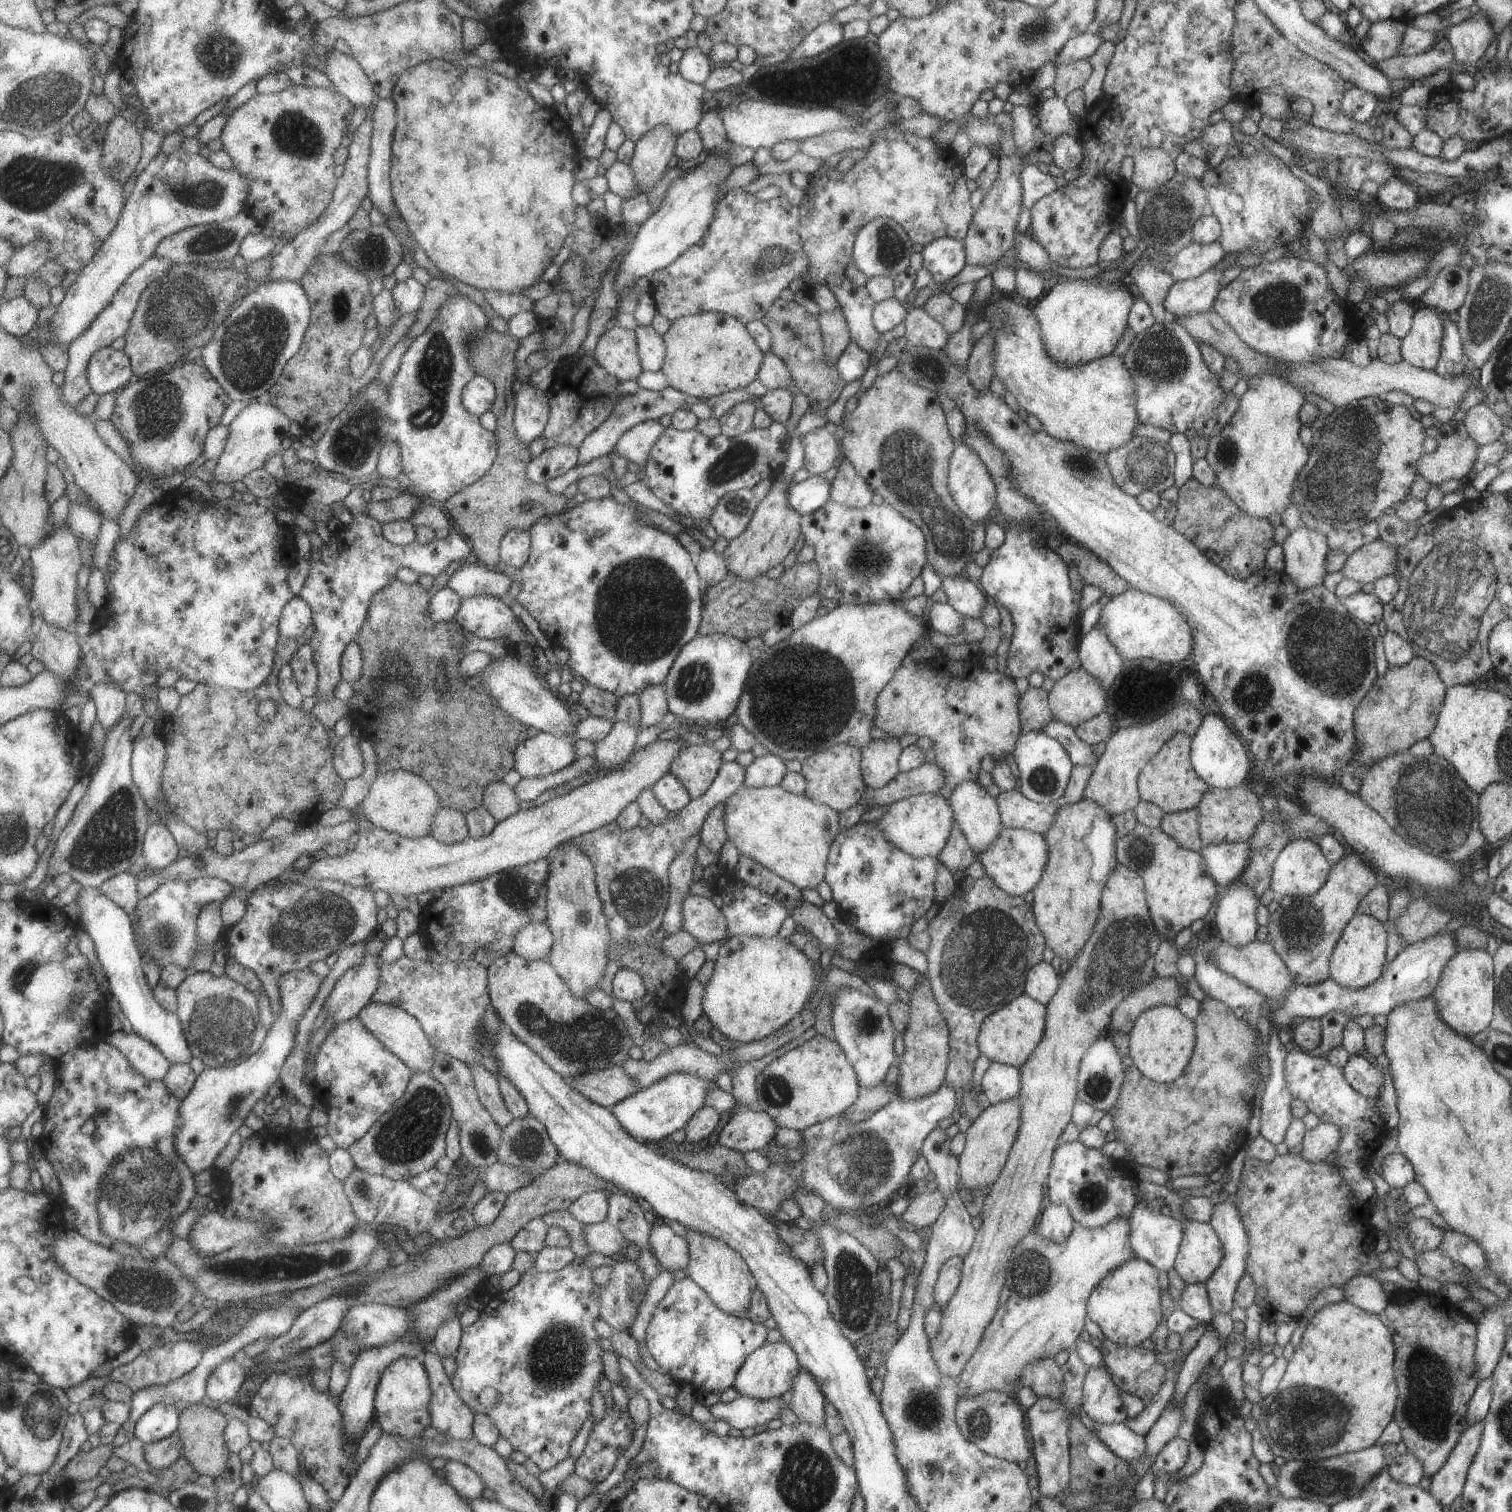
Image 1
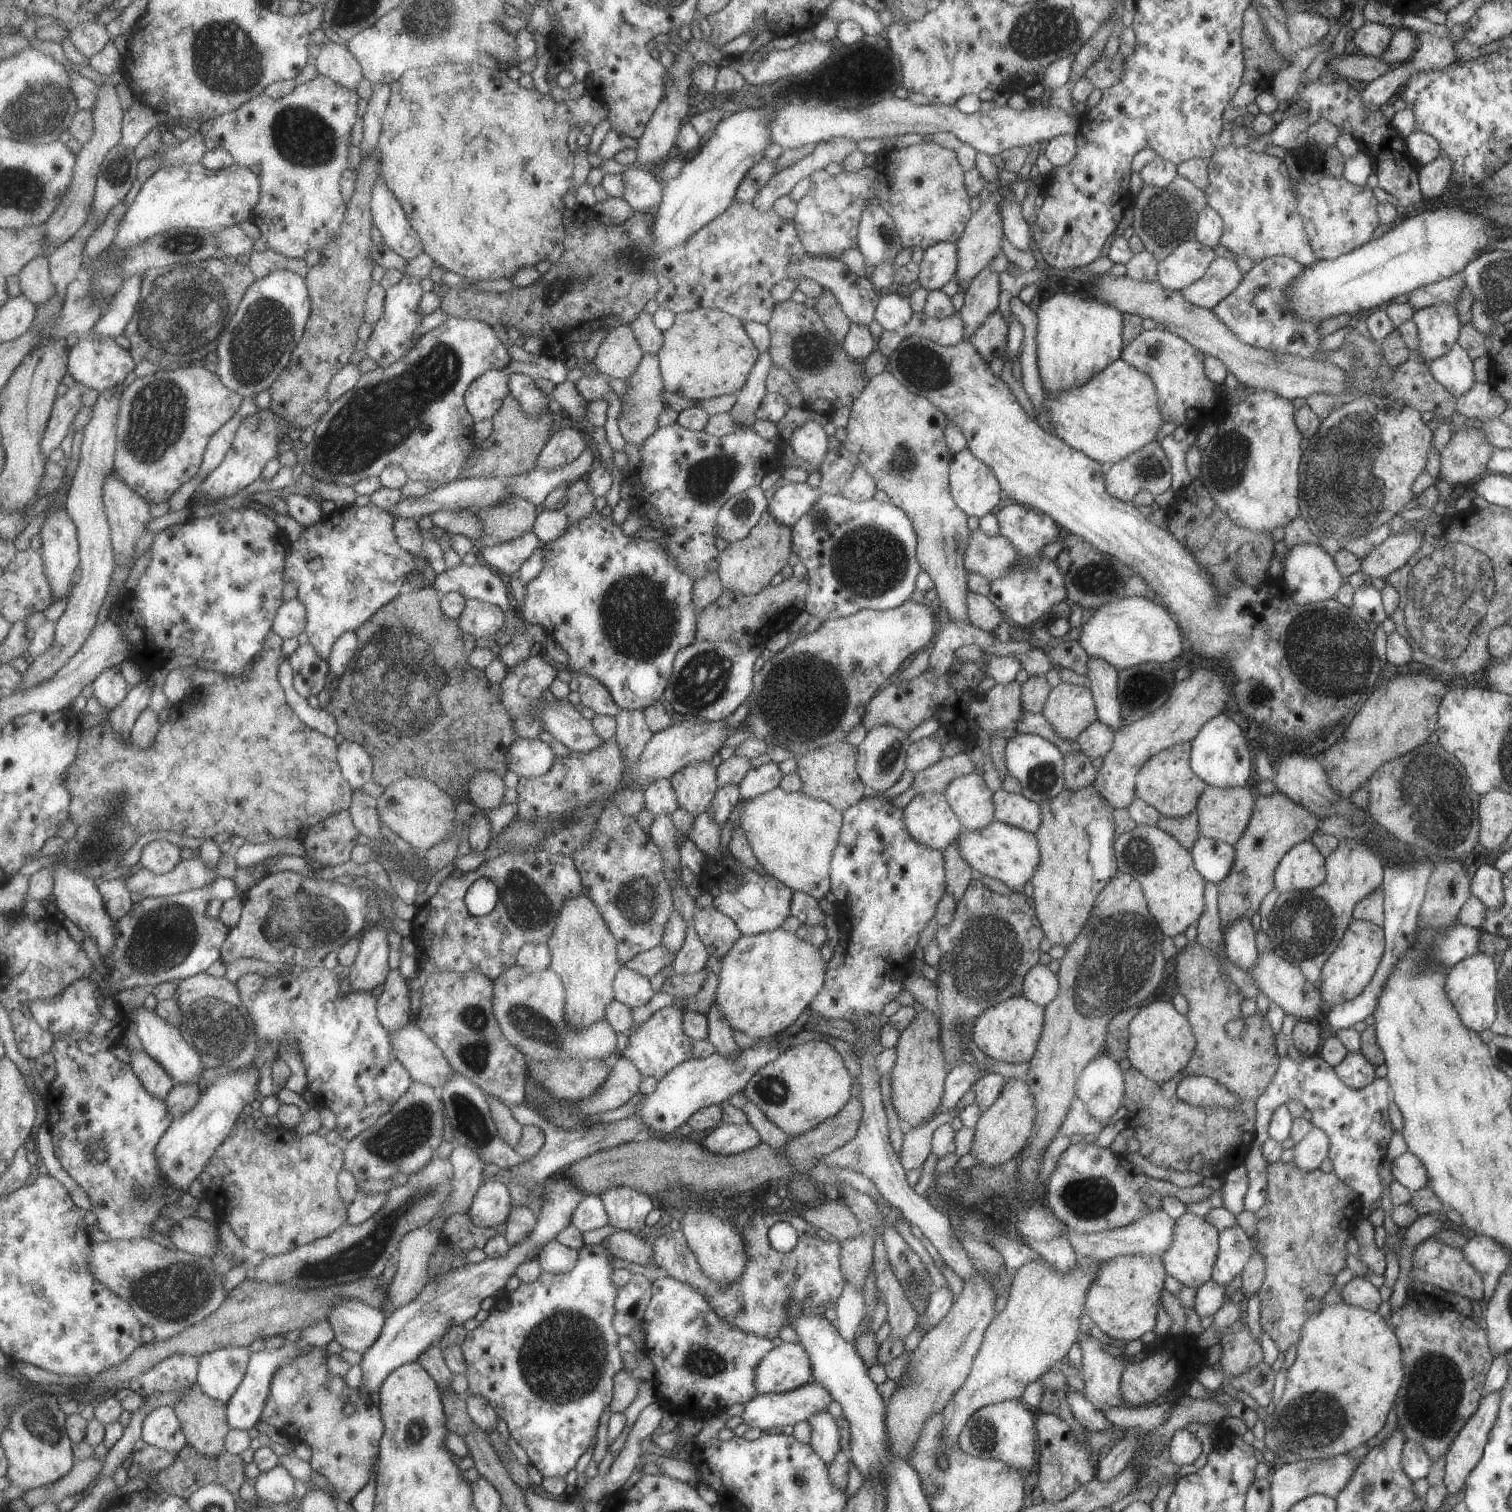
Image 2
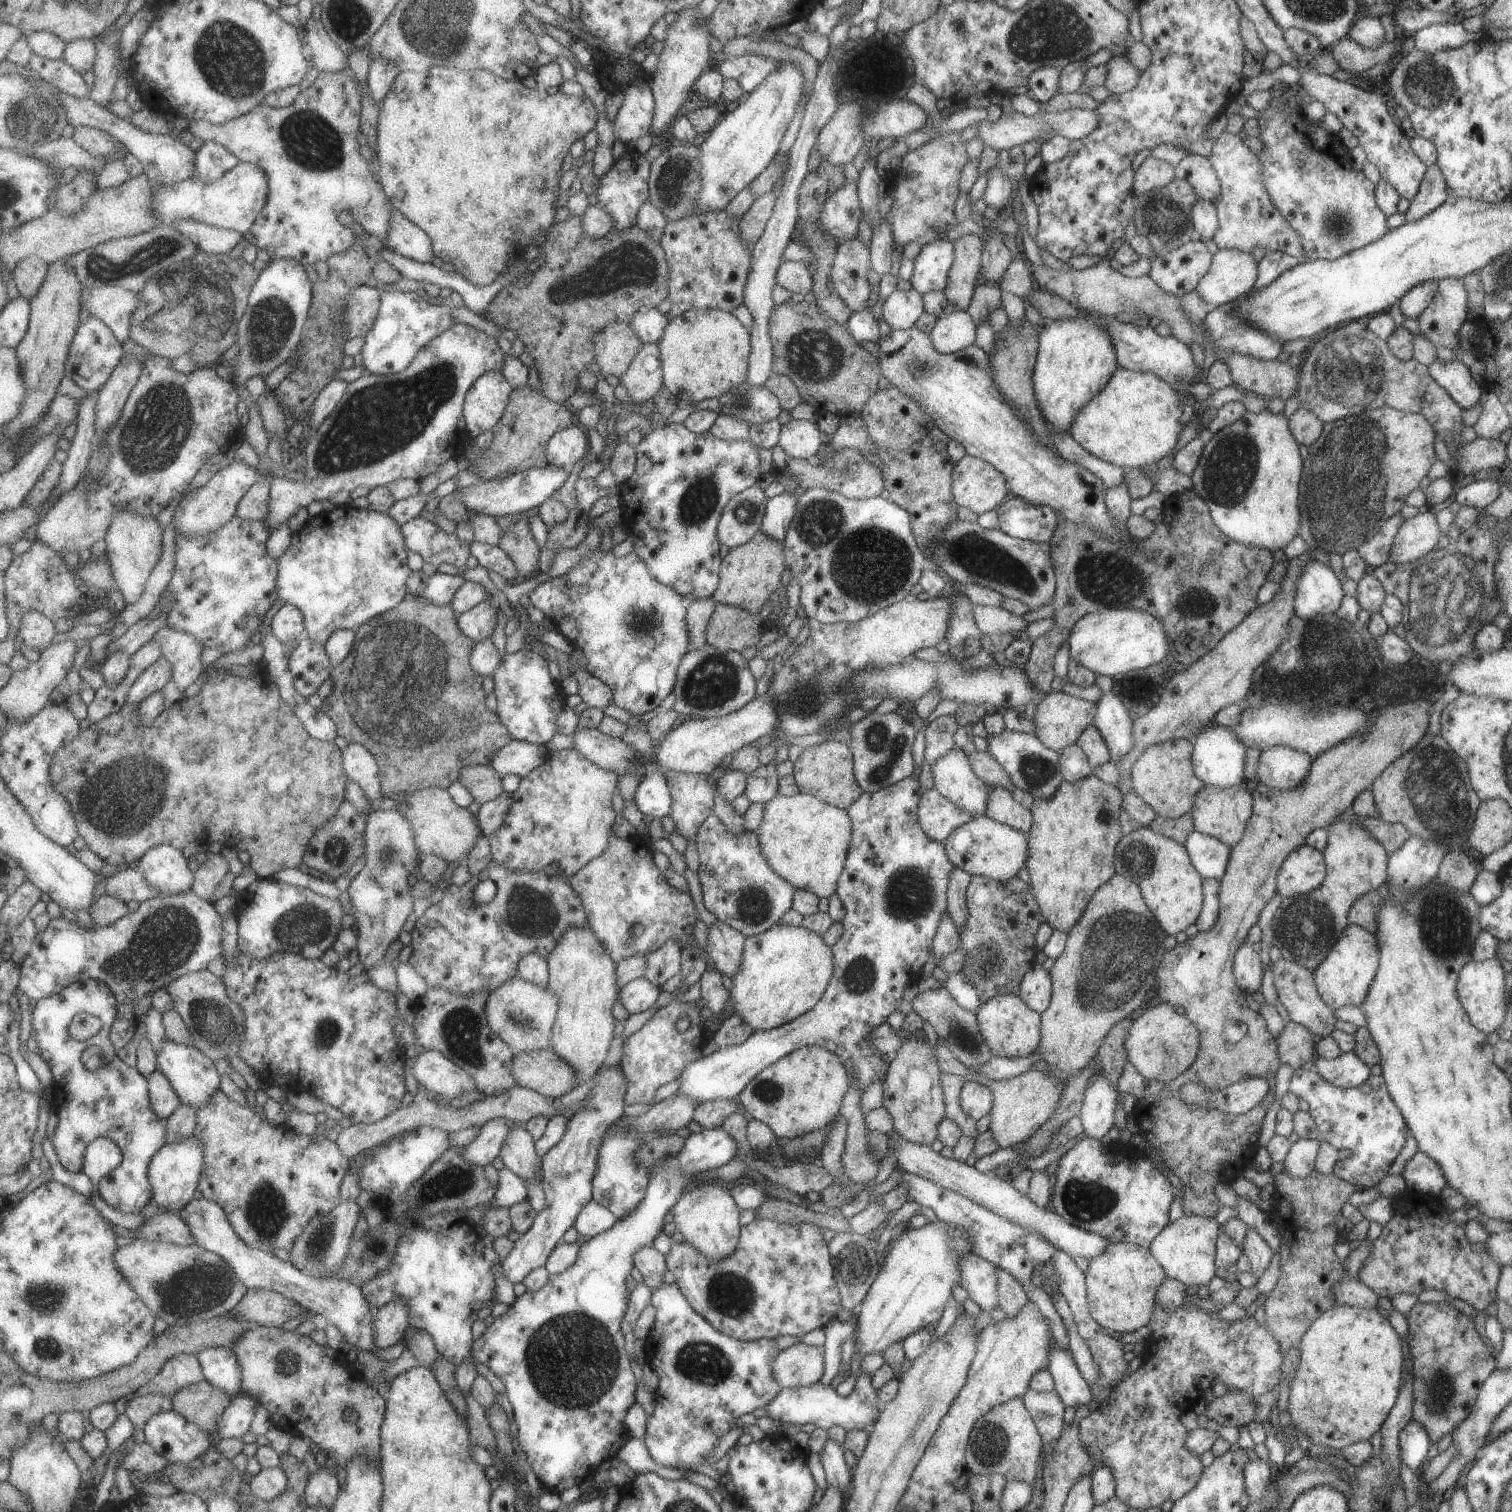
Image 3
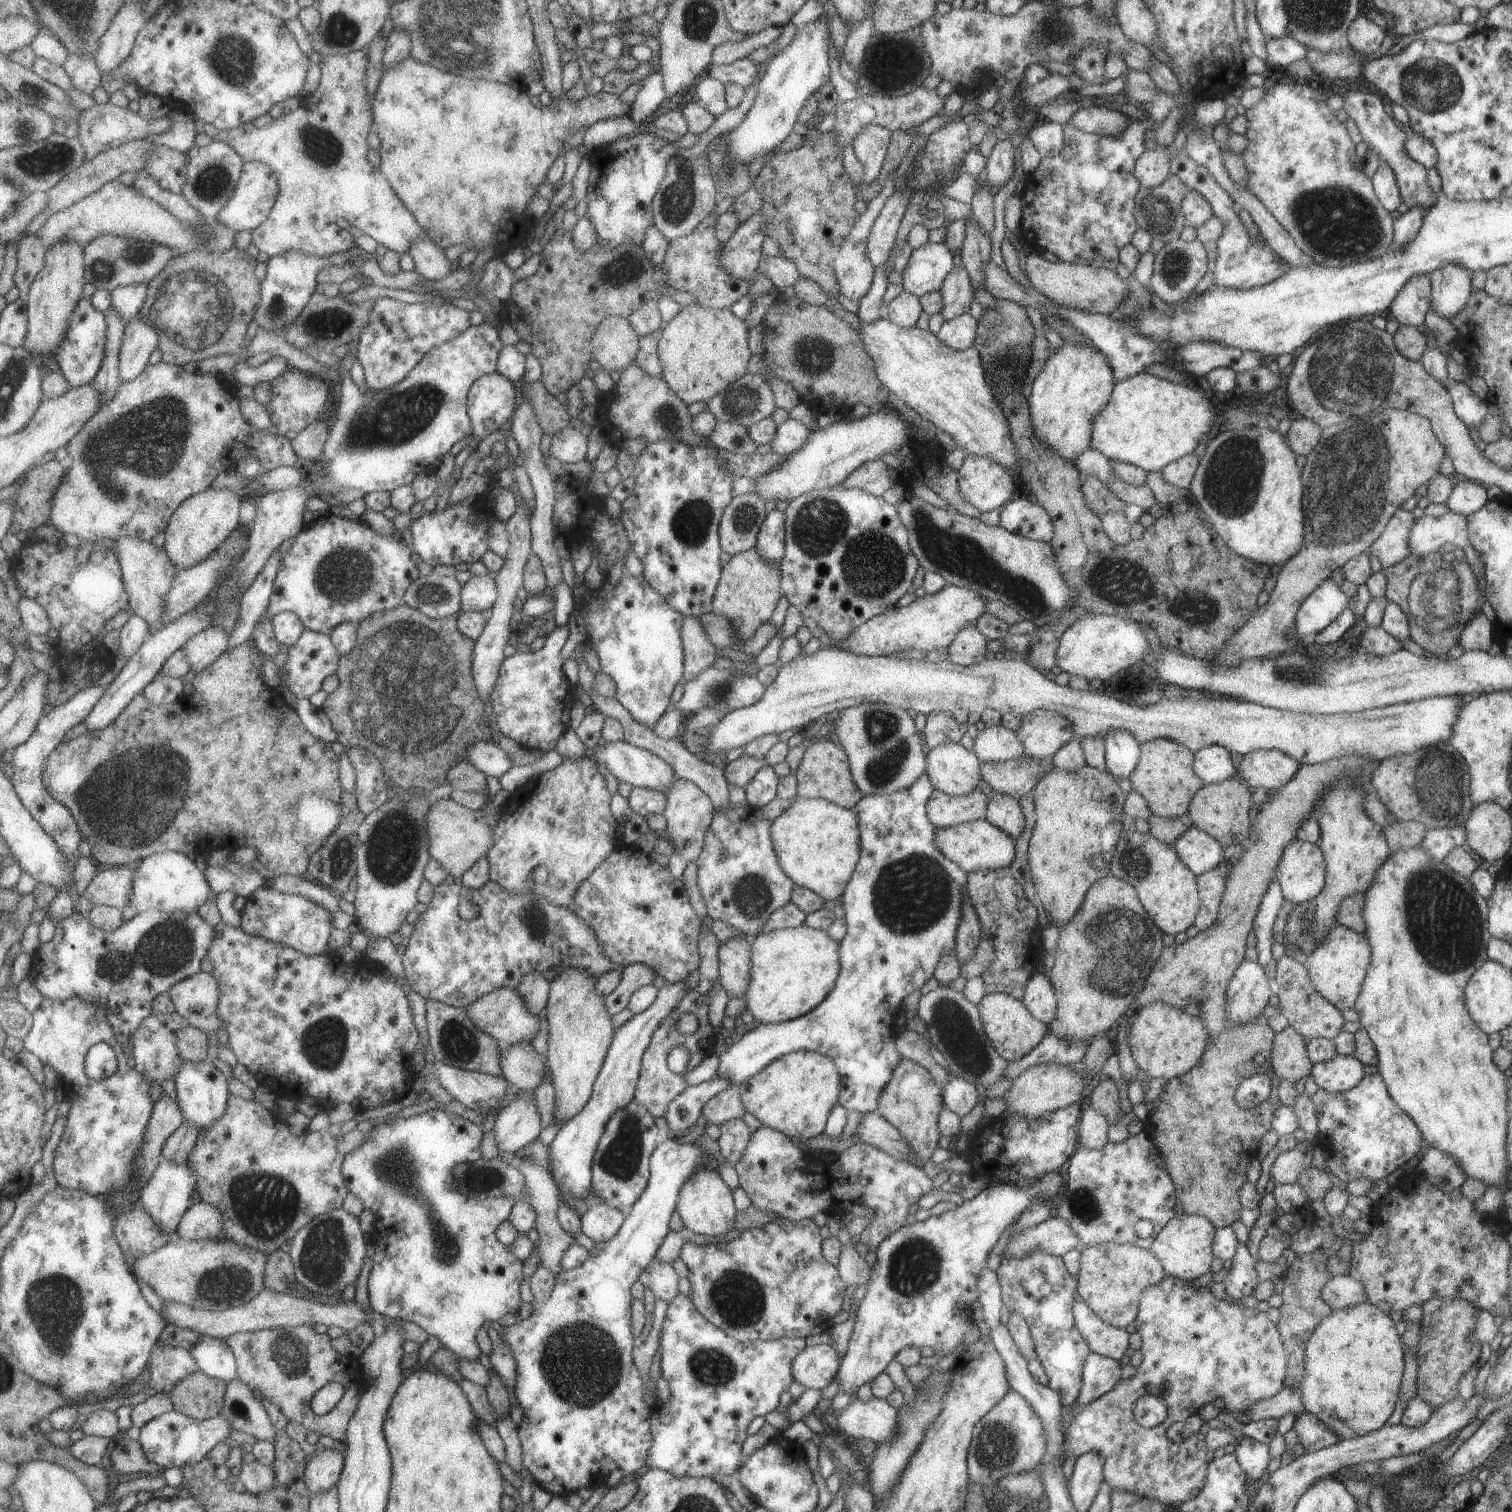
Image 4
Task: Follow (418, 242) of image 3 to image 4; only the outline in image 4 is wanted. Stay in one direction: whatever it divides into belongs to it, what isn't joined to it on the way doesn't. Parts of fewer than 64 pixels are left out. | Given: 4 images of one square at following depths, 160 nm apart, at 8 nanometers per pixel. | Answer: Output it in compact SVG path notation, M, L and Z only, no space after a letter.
M433 240L414 244L409 254L415 262L415 268L429 281L446 279L457 266L447 258L444 248Z

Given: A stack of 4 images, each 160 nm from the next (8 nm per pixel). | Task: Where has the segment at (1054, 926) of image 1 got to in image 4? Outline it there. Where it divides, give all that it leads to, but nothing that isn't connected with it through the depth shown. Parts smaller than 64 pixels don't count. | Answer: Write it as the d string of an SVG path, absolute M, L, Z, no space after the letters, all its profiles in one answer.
M1087 764L1074 771L1053 766L1030 792L1035 814L1027 849L1031 882L1034 884L1037 899L1057 927L1065 924L1078 911L1084 894L1095 881L1112 875L1109 865L1122 831L1125 815L1122 804L1126 799L1126 793L1121 791L1115 780L1107 770L1100 771Z

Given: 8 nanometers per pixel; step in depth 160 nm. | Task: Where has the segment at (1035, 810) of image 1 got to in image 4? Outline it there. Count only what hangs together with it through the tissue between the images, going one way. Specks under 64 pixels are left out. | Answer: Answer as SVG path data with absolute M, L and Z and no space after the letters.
M995 793L988 798L984 819L1013 840L1023 832L1025 826L1019 803L1003 793Z

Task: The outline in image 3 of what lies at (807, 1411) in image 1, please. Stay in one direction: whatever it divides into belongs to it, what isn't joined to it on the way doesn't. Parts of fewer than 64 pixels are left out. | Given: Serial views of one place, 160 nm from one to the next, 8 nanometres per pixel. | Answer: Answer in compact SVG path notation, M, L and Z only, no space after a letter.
M826 1440L819 1457L827 1485L843 1493L845 1506L845 1500L847 1500L847 1494L852 1484L852 1471L843 1459L843 1448L830 1440Z

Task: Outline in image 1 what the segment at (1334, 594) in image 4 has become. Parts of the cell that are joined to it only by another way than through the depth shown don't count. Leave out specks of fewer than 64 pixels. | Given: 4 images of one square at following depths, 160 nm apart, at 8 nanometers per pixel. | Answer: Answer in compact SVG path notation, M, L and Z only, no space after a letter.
M1302 525L1283 539L1280 544L1284 556L1285 574L1301 590L1322 585L1326 569L1328 547L1325 536Z

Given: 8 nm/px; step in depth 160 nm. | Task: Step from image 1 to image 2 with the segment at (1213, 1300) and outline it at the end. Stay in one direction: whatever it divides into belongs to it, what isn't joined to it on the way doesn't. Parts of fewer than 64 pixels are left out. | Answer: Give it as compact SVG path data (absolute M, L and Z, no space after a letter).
M1239 1225L1218 1231L1218 1251L1210 1274L1211 1280L1227 1285L1242 1271L1251 1252L1251 1239Z

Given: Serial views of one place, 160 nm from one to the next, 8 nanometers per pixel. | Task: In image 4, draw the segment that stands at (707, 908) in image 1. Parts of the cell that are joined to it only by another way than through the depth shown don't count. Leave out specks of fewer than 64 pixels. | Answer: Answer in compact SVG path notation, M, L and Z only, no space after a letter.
M736 936L718 944L718 981L729 999L744 998L750 983L751 949L749 939Z

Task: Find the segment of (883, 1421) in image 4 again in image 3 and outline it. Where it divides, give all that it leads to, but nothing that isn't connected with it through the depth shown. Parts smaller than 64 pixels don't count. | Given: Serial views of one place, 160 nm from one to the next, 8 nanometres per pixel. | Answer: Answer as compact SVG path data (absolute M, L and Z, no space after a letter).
M861 1373L846 1395L838 1395L829 1385L819 1385L818 1382L808 1387L783 1387L764 1408L767 1410L766 1416L778 1420L780 1424L782 1422L801 1425L811 1423L825 1430L831 1426L841 1426L845 1431L871 1429L881 1412L881 1404L876 1390L870 1383L870 1375Z

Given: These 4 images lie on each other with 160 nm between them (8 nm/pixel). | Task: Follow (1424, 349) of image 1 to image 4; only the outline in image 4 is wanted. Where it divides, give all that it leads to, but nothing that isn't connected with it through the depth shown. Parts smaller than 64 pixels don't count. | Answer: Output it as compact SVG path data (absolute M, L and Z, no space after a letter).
M1451 262L1430 273L1430 305L1437 315L1451 320L1463 308L1472 291L1471 272Z

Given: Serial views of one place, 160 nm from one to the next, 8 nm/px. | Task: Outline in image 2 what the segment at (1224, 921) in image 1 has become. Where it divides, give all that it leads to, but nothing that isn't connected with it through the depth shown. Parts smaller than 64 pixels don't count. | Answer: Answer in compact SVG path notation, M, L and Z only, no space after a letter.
M1247 919L1234 920L1222 930L1226 957L1233 966L1249 971L1258 958L1253 939L1255 932L1250 921Z

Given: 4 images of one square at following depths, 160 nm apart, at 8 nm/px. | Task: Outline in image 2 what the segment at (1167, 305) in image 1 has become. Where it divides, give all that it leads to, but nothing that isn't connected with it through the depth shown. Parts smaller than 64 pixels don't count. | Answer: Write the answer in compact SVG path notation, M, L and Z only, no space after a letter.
M1215 257L1199 280L1179 292L1188 303L1211 310L1239 286L1244 274L1241 274L1236 261L1228 257Z

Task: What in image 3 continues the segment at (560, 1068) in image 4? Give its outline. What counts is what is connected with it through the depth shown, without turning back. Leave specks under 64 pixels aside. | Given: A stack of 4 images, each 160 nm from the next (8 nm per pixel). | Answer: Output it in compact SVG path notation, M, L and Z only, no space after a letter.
M589 926L570 928L550 954L550 983L547 988L559 999L552 1049L577 1073L578 1084L593 1079L602 1066L613 1038L613 1006L618 1000L614 968L617 966Z

